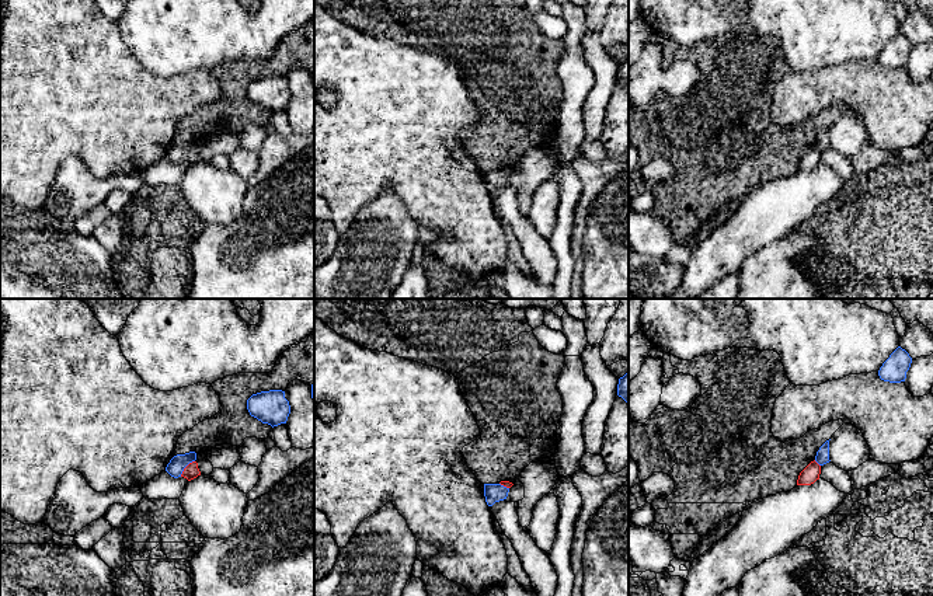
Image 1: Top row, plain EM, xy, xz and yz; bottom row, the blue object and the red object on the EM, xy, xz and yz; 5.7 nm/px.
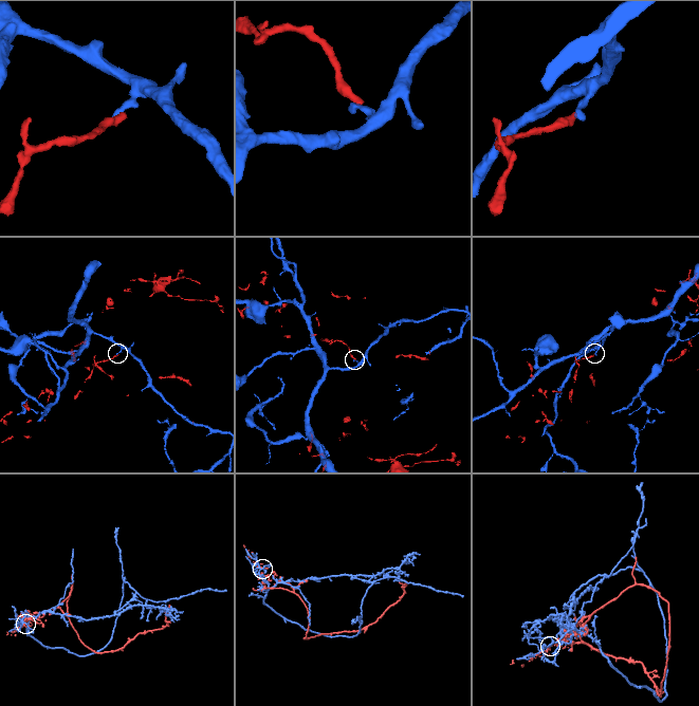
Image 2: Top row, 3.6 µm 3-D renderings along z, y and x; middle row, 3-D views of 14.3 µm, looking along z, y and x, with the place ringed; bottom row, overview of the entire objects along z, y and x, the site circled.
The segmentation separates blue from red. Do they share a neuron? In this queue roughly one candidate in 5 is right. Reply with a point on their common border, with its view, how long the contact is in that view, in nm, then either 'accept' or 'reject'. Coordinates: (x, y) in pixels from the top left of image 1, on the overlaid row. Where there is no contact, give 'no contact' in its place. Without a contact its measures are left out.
xy (185, 466) | 130 nm | reject

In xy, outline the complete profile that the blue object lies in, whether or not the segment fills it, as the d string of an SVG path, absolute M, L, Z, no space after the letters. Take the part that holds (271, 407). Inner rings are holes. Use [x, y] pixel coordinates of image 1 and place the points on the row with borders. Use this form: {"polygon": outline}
{"polygon": "M269 390L253 394L247 400L247 409L251 416L272 428L286 424L290 414L289 401L285 398L285 391Z"}

